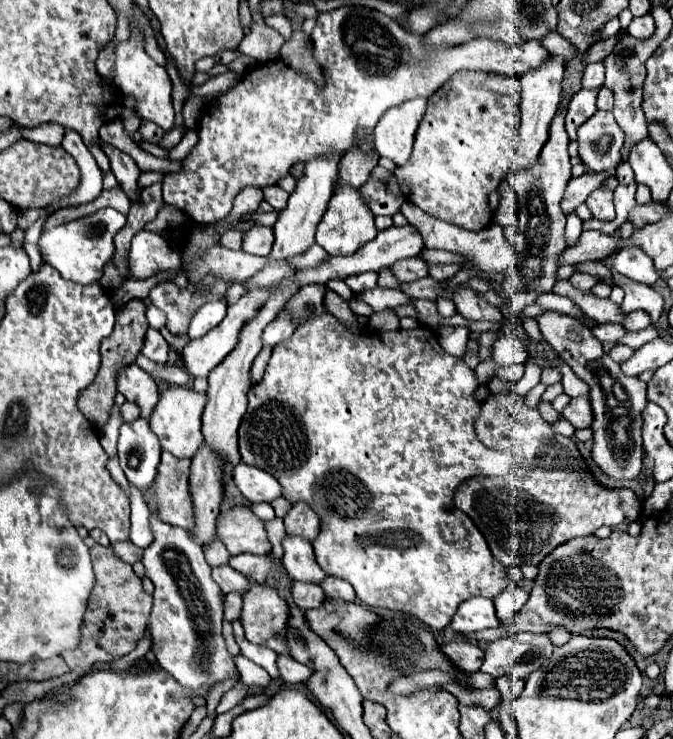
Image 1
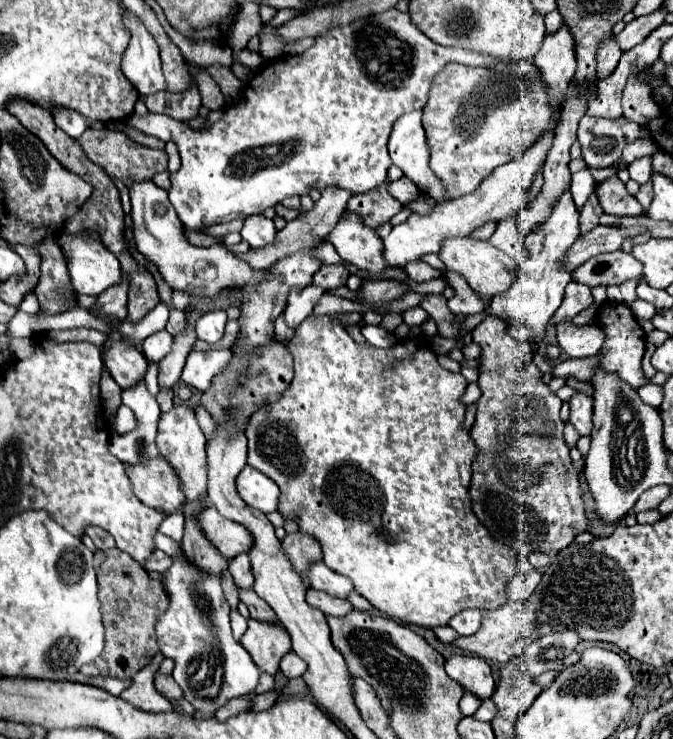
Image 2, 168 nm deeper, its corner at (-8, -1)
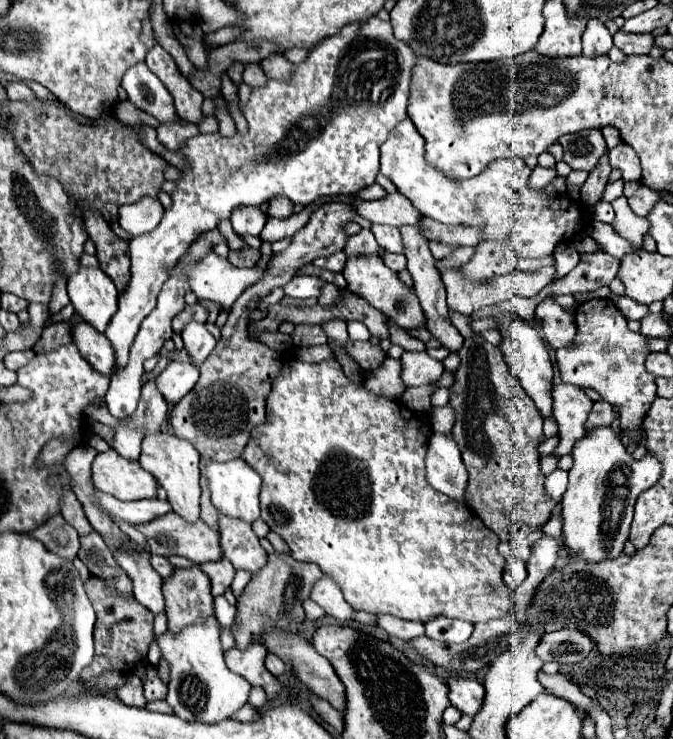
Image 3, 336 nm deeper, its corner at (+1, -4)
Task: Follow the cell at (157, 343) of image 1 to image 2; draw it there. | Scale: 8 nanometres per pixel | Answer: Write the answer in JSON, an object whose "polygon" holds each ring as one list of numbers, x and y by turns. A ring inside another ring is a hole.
{"polygon":[[162,330,162,332,146,338,142,344,142,350,150,362,160,362,172,350,172,344,174,344,174,338,166,330]]}

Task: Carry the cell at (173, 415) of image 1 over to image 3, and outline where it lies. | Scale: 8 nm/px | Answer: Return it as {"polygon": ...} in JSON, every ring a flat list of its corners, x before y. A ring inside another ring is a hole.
{"polygon":[[159,431,159,435,167,435,167,437,145,435,139,463,157,481,159,481,159,477,163,479,163,481,159,481,159,485,167,491,167,497,169,497,169,503,171,503,173,511,177,511,183,519,193,523,193,521,199,519,199,497,201,497,201,489,199,489,199,453,187,439,181,439,173,433,171,435,161,433,161,431]]}

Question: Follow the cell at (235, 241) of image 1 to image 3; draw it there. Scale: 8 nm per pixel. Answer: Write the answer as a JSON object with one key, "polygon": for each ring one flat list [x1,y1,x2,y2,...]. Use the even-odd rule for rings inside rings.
{"polygon":[[245,247,241,251,229,251,229,255,227,255,229,263,233,263,237,267,255,267,259,257,261,257,261,253,251,247]]}

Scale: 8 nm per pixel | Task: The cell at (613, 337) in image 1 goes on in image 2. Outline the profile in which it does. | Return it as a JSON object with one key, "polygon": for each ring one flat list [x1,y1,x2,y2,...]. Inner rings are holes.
{"polygon":[[570,320,556,324,558,344,570,358,586,358,598,354,604,344,604,332,598,326,574,326]]}

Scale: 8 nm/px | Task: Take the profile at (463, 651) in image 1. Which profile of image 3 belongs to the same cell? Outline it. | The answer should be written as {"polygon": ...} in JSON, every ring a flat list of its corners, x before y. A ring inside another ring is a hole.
{"polygon":[[451,677,449,679,449,701,465,715,475,715,483,703,485,689,475,679,465,677]]}

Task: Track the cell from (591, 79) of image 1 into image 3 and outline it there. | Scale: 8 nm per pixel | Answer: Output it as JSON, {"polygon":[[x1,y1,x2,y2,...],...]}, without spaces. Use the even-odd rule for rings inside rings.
{"polygon":[[591,19,583,33,583,55,601,57,601,55,607,55,611,47,613,47,613,39,607,27,597,19]]}

